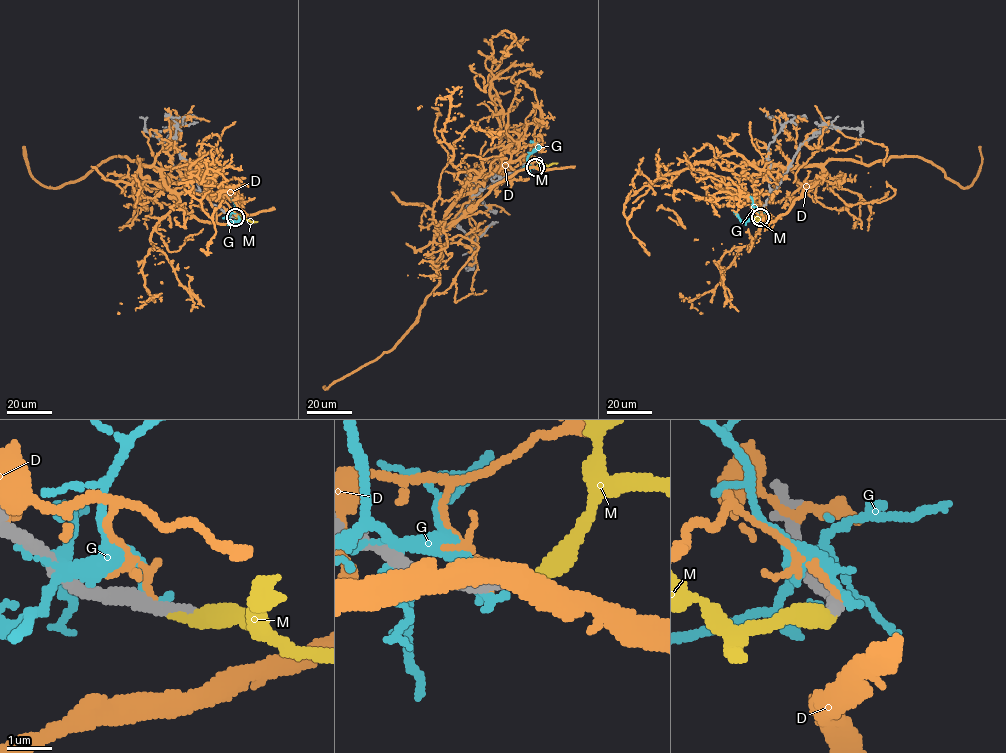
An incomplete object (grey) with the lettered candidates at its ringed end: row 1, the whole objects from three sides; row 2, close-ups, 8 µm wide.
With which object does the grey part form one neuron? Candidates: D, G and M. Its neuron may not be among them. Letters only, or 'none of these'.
M

